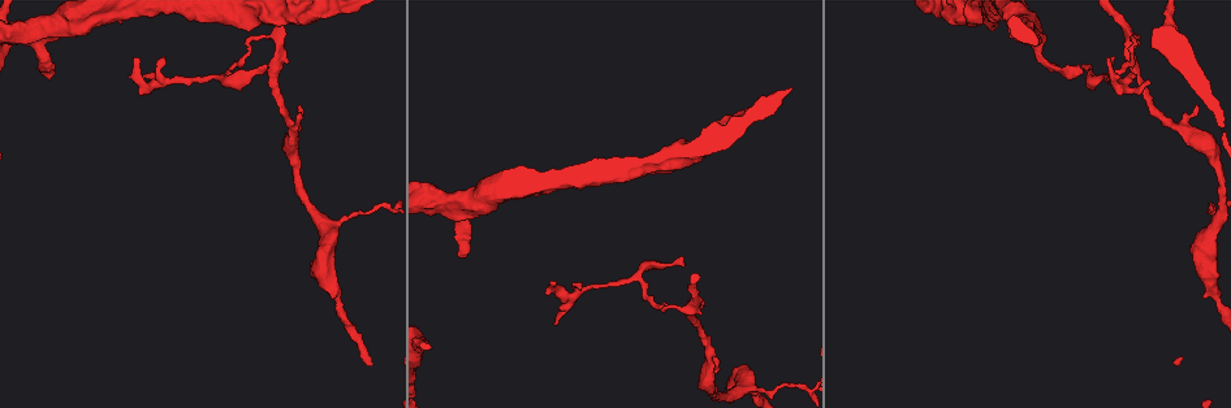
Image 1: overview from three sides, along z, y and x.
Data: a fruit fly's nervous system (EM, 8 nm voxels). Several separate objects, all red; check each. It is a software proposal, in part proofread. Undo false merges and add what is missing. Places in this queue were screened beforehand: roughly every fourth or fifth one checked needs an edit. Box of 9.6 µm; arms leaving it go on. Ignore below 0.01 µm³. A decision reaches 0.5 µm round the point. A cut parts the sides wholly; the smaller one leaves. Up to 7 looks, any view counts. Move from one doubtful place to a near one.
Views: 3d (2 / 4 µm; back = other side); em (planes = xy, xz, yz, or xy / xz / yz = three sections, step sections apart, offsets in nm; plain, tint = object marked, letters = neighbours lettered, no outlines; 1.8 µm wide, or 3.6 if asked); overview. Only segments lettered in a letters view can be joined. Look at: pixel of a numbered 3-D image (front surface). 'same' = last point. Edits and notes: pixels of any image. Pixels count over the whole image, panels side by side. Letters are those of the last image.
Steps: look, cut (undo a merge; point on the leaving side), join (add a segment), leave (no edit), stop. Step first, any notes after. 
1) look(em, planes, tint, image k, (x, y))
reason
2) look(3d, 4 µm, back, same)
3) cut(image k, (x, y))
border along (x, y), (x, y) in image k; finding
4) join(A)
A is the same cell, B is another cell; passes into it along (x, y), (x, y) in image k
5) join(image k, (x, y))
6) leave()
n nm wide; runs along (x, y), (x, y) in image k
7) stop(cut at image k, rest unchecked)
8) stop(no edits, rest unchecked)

look(em, xz, step 4, tint, image 1, (694, 306))
two arms in line, one across

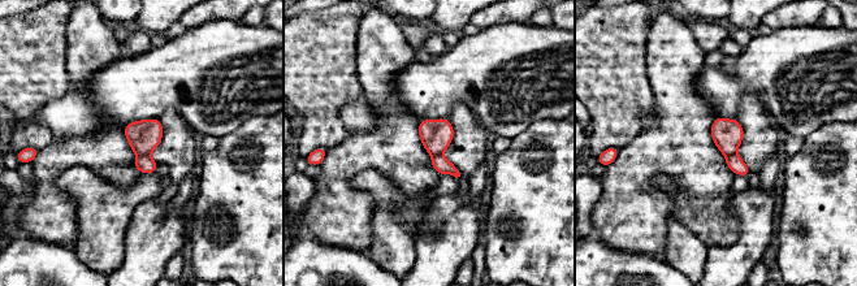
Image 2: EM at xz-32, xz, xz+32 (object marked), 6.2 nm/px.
look(em, planes, tint, same)
another direction

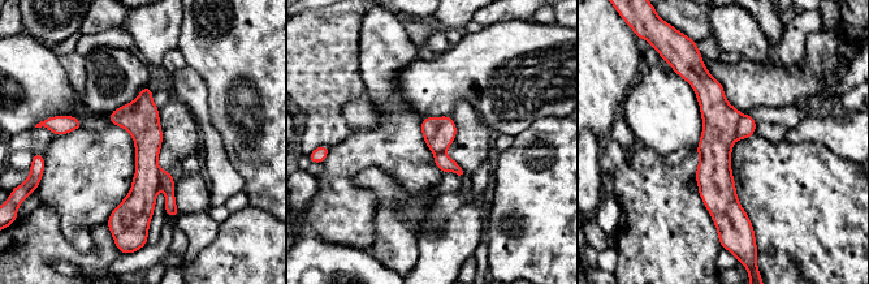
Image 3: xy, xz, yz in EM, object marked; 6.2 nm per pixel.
look(em, planes, letters, same)

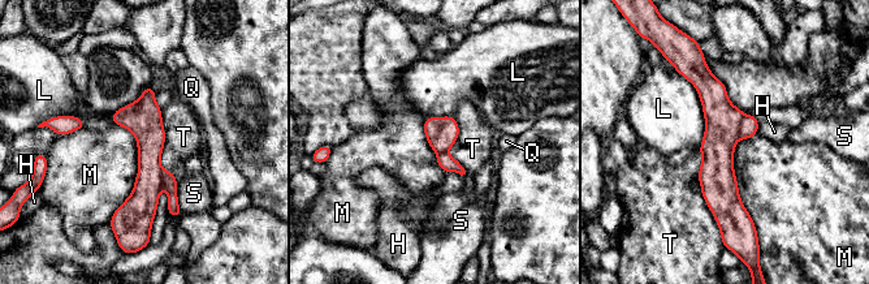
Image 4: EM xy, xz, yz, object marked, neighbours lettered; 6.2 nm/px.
cut(image 4, (749, 125))
M touches over 600 nm; H, L, M, Q, S and T are other cells; two neurons meet here

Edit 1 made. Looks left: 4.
look(overview)

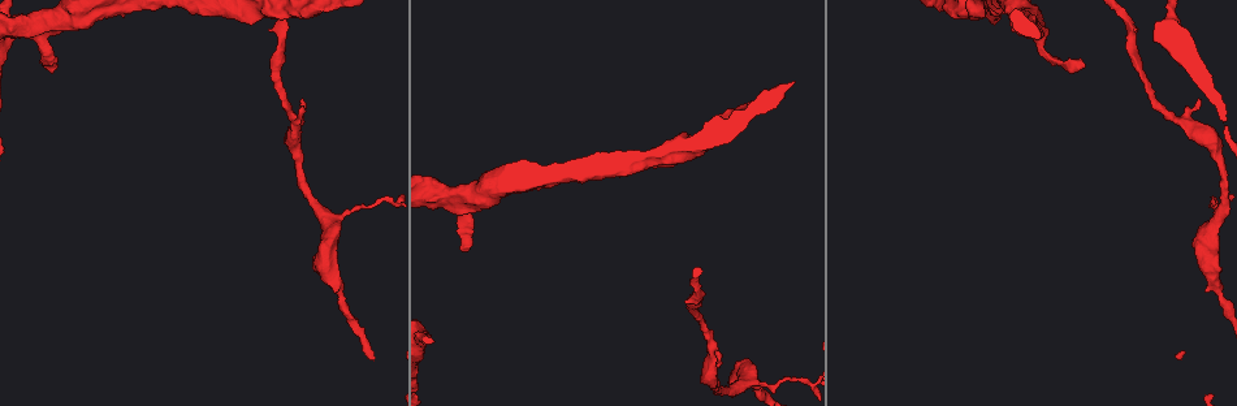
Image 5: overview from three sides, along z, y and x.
look(em, xy, step 4, letters, image 5, (1212, 223))
three arms meet

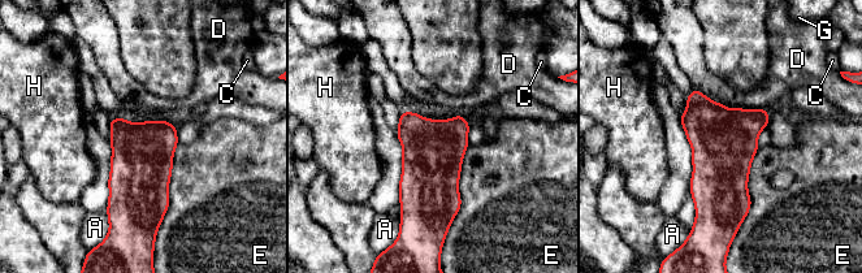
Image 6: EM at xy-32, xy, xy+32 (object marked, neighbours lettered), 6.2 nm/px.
look(em, planes, letters, same)

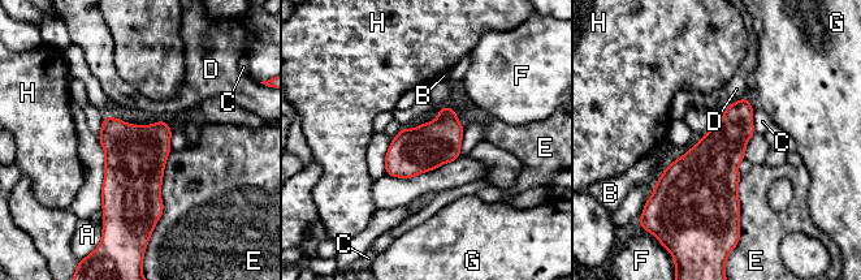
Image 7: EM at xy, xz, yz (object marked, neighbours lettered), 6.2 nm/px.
leave()
A, B, C, D, E, F, G and H are other cells; border along (745, 95), (732, 102), (723, 111) in image 7; all the same neuron

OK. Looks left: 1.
look(em, planes, letters, image 5, (1084, 63))
an open end

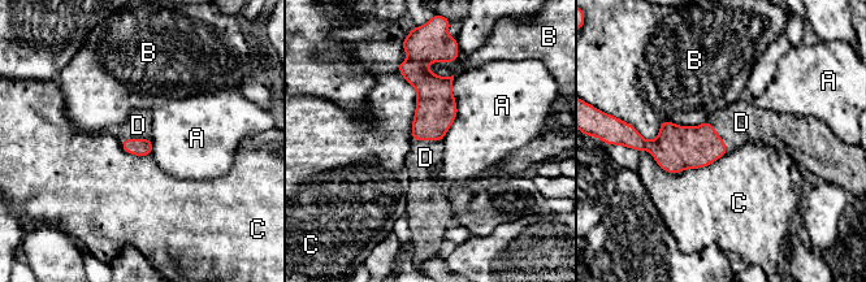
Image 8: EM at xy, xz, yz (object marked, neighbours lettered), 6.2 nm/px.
join(D)
D is the same cell, A, B and C are other cells; passes into it along (680, 147), (719, 137), (741, 122) in image 8; the neuron continues

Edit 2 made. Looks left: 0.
stop(cut at image 4, join at image 8, rest unchecked)

